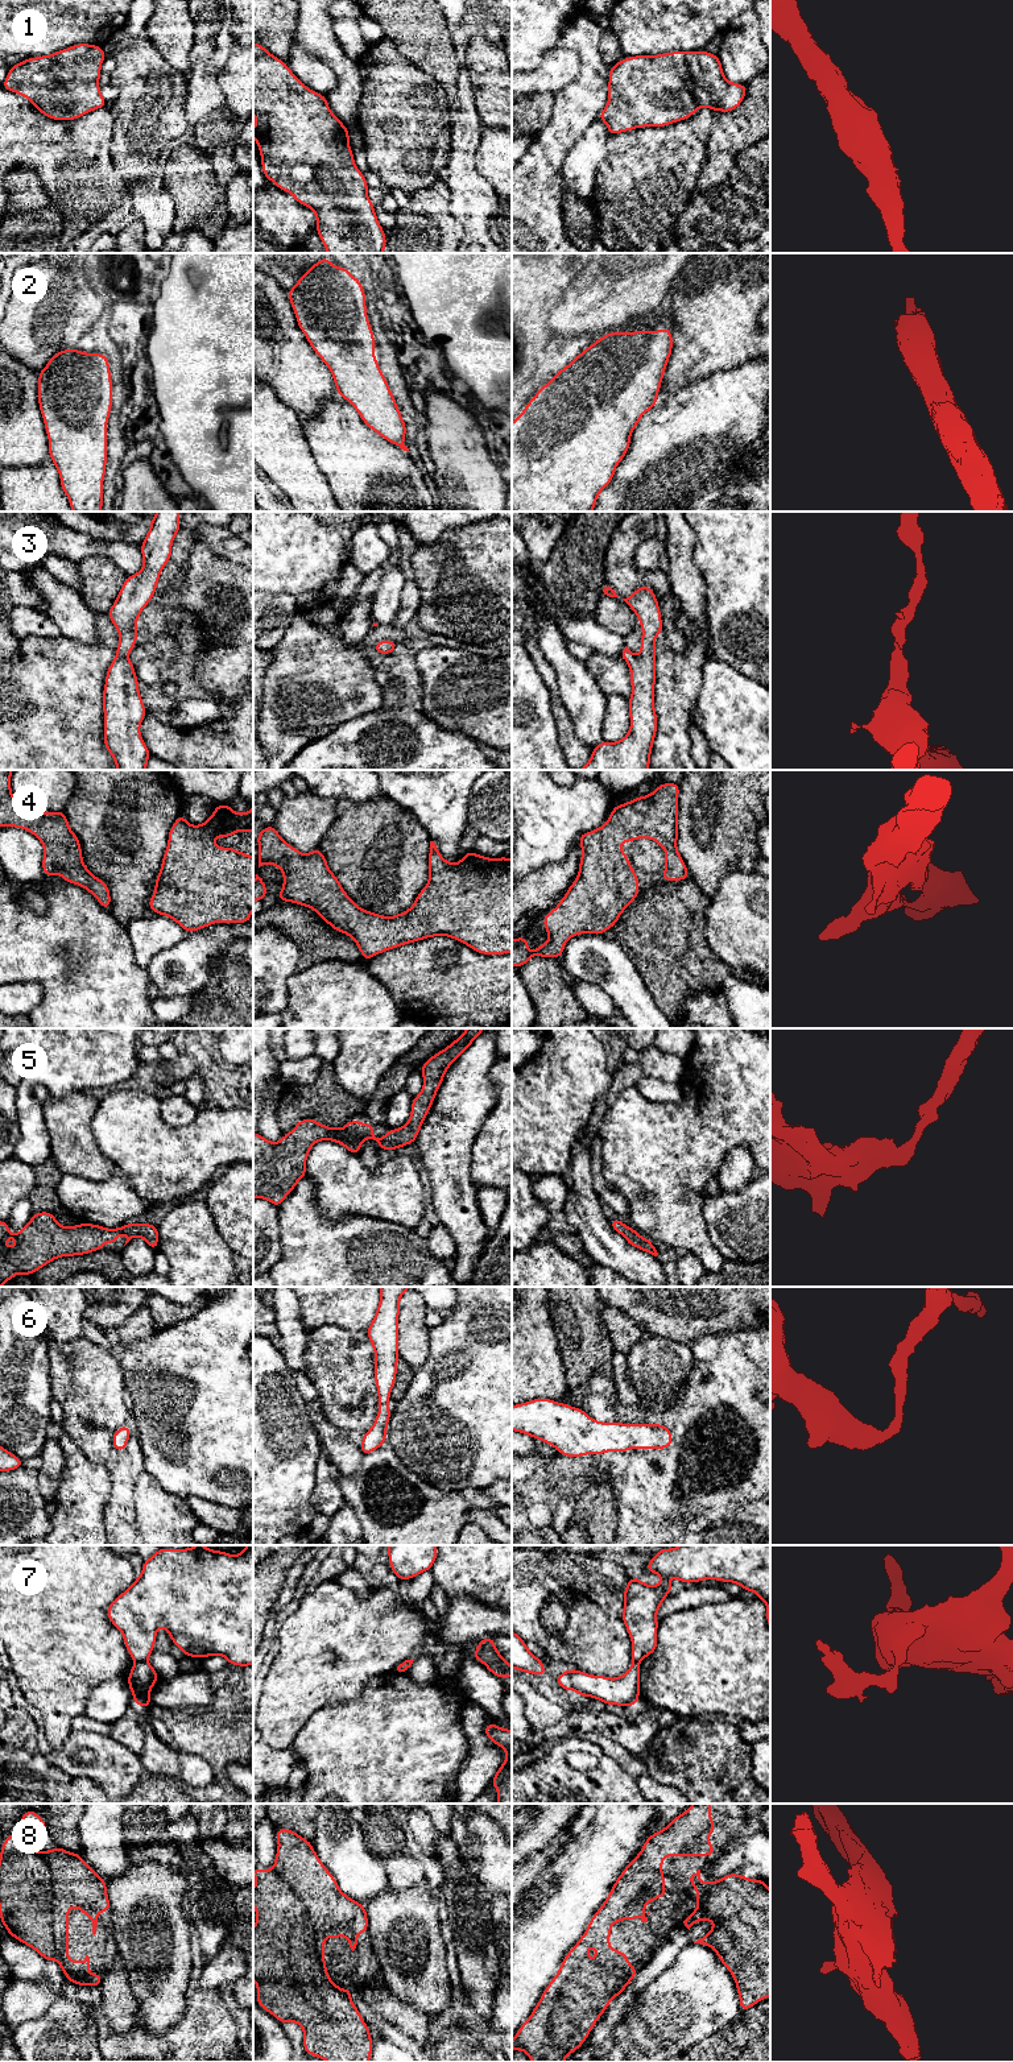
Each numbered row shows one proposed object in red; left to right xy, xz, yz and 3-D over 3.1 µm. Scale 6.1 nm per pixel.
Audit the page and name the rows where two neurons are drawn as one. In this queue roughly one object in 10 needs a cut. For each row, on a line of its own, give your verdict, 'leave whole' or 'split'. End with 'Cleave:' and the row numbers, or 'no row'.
1: leave whole
2: leave whole
3: leave whole
4: leave whole
5: leave whole
6: leave whole
7: split
8: leave whole
Cleave: 7

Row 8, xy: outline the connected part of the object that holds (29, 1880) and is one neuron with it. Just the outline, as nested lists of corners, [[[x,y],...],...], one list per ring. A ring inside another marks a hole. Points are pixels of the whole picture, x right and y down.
[[[26,1810],[20,1819],[20,1826],[24,1833],[21,1835],[15,1833],[8,1834],[0,1851],[0,1920],[4,1928],[13,1938],[34,1949],[45,1960],[54,1959],[61,1966],[65,1978],[75,1986],[100,1986],[104,1975],[90,1974],[88,1955],[86,1955],[83,1962],[71,1960],[69,1958],[69,1909],[75,1906],[82,1910],[83,1914],[92,1921],[92,1934],[95,1935],[98,1913],[111,1912],[109,1899],[107,1896],[107,1881],[86,1864],[79,1852],[73,1854],[61,1847],[42,1852],[36,1851],[28,1839],[50,1837],[44,1818],[38,1817],[37,1812]]]

